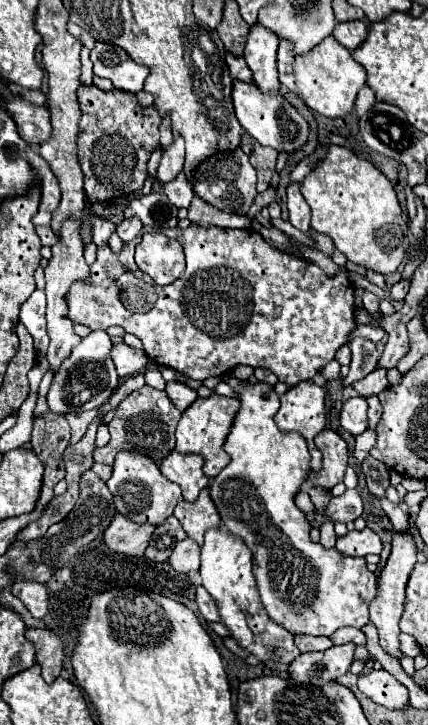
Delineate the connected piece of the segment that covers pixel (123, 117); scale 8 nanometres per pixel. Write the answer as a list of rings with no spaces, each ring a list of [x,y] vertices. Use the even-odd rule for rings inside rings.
[[[81,85],[77,89],[77,101],[81,109],[79,119],[79,165],[85,175],[85,193],[91,203],[111,199],[115,195],[135,193],[147,179],[147,161],[159,145],[159,123],[157,109],[141,107],[135,93],[111,89],[101,91],[95,85]]]

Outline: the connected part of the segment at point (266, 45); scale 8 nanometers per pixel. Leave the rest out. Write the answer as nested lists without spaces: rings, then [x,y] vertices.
[[[259,23],[251,25],[243,55],[253,71],[255,83],[263,91],[277,91],[281,85],[277,79],[277,47],[279,37],[275,37],[271,29],[263,29]]]

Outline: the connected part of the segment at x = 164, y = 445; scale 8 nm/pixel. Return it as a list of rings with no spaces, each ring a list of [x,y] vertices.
[[[145,385],[139,391],[133,391],[125,401],[121,401],[119,409],[115,411],[115,417],[109,423],[111,441],[107,447],[95,449],[93,453],[95,461],[113,465],[115,455],[119,451],[137,451],[157,461],[157,465],[161,465],[161,461],[171,453],[171,449],[175,449],[175,427],[179,417],[181,417],[181,411],[175,409],[167,393],[157,391],[149,385]]]

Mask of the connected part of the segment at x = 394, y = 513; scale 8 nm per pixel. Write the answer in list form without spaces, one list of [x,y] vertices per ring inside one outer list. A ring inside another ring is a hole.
[[[381,497],[381,499],[379,499],[379,503],[381,503],[383,511],[387,513],[389,521],[393,523],[393,529],[395,529],[395,531],[399,531],[399,533],[405,533],[405,531],[409,529],[409,525],[407,525],[407,513],[405,513],[399,505],[391,503],[387,497]]]

